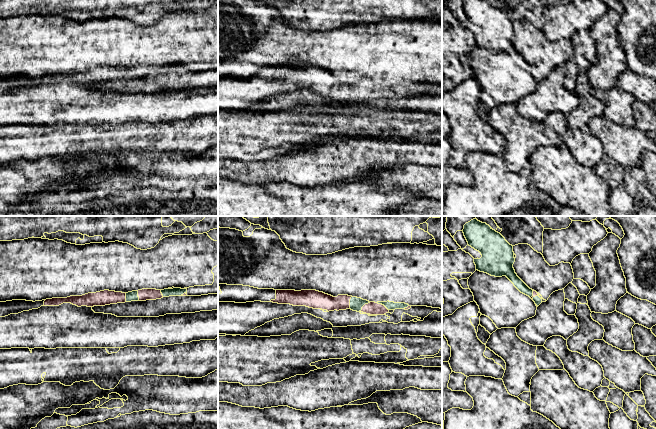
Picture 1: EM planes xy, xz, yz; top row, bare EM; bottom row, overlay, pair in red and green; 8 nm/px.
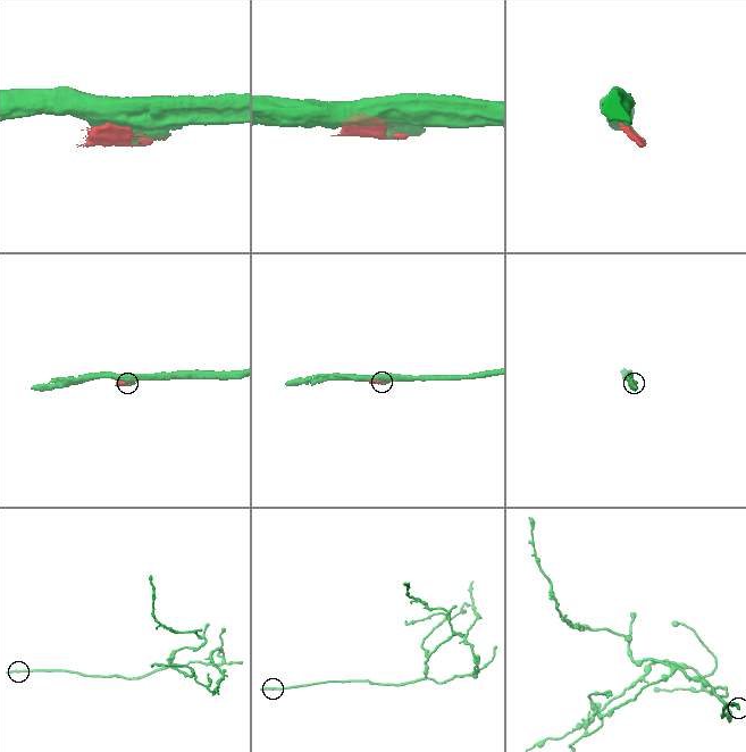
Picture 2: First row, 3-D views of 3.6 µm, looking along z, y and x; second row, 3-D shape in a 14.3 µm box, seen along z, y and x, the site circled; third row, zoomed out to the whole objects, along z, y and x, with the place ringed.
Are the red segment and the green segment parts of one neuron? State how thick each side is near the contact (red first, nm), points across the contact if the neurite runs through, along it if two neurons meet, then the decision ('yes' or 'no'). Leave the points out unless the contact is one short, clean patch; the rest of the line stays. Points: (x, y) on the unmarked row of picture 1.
140 nm thick on the red side, 110 nm on the other; no

